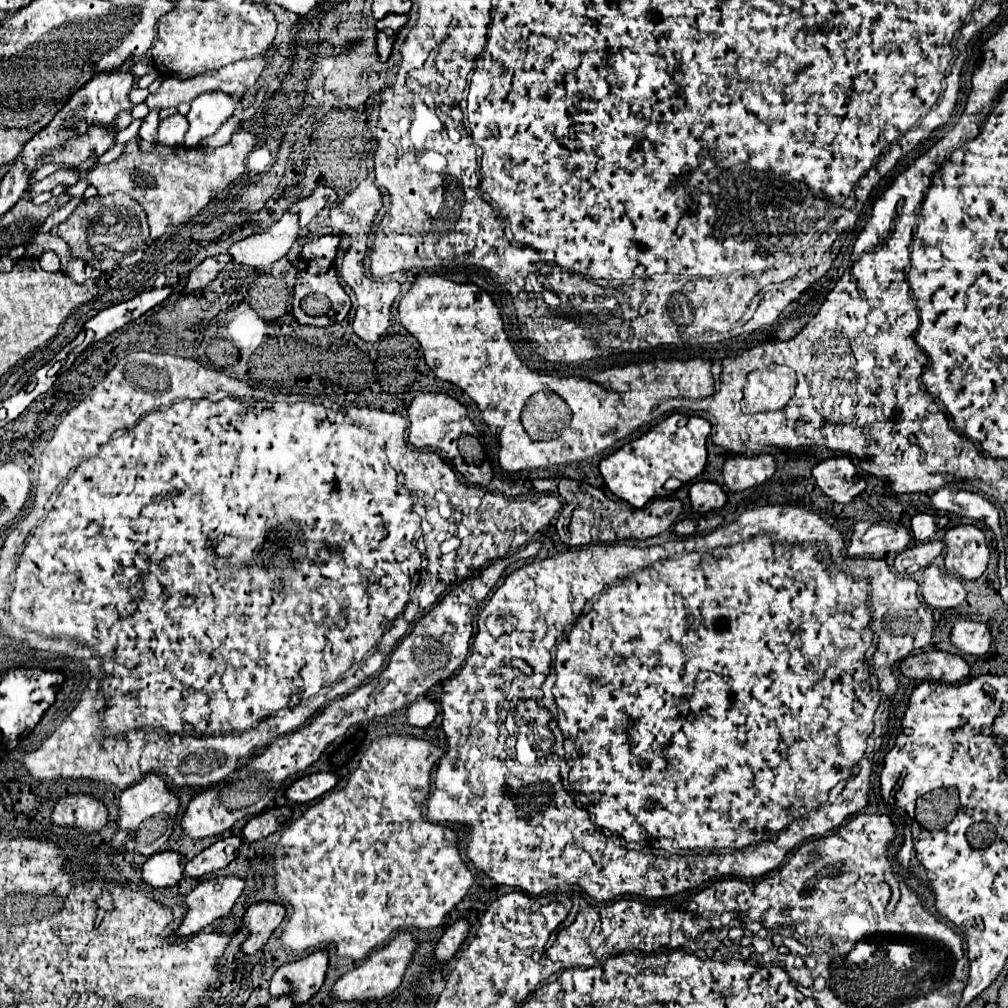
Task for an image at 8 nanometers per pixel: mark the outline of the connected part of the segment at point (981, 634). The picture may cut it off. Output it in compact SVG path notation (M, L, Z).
M959 621L951 629L951 645L963 655L985 655L991 645L991 635L985 623Z

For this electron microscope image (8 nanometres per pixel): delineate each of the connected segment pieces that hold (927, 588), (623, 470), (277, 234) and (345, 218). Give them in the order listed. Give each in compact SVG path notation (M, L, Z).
M929 565L923 573L923 601L929 607L953 609L965 599L965 587L959 577L941 573L935 565Z
M675 413L653 427L643 437L627 443L615 453L607 455L599 463L599 471L609 487L609 491L627 501L633 507L643 507L649 499L661 495L667 479L677 477L681 483L689 483L699 477L707 463L707 435L711 433L711 423L703 417L687 417Z
M285 213L279 221L269 225L265 231L249 235L229 247L229 255L237 263L251 267L267 267L273 261L285 257L297 241L299 219L295 213Z
M371 177L361 181L351 193L339 197L331 207L329 223L335 235L365 235L381 209L381 191Z

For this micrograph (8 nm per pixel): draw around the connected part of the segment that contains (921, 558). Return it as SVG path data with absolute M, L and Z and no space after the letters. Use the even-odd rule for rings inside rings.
M941 541L915 543L913 547L906 549L904 553L905 555L915 555L913 565L927 567L932 563L933 559L941 554L943 547L944 543Z

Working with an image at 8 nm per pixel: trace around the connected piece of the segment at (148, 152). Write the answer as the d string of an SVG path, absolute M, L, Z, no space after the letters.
M239 128L233 133L231 141L223 147L159 147L159 143L145 143L139 135L135 135L131 141L125 143L123 155L115 159L113 163L99 163L87 173L87 181L97 187L99 195L123 191L131 199L135 199L147 213L147 223L151 229L151 237L159 239L163 235L173 233L177 227L187 223L193 215L197 215L215 195L225 189L229 183L233 183L243 171L245 171L245 157L247 153L257 145L257 137L251 132Z

